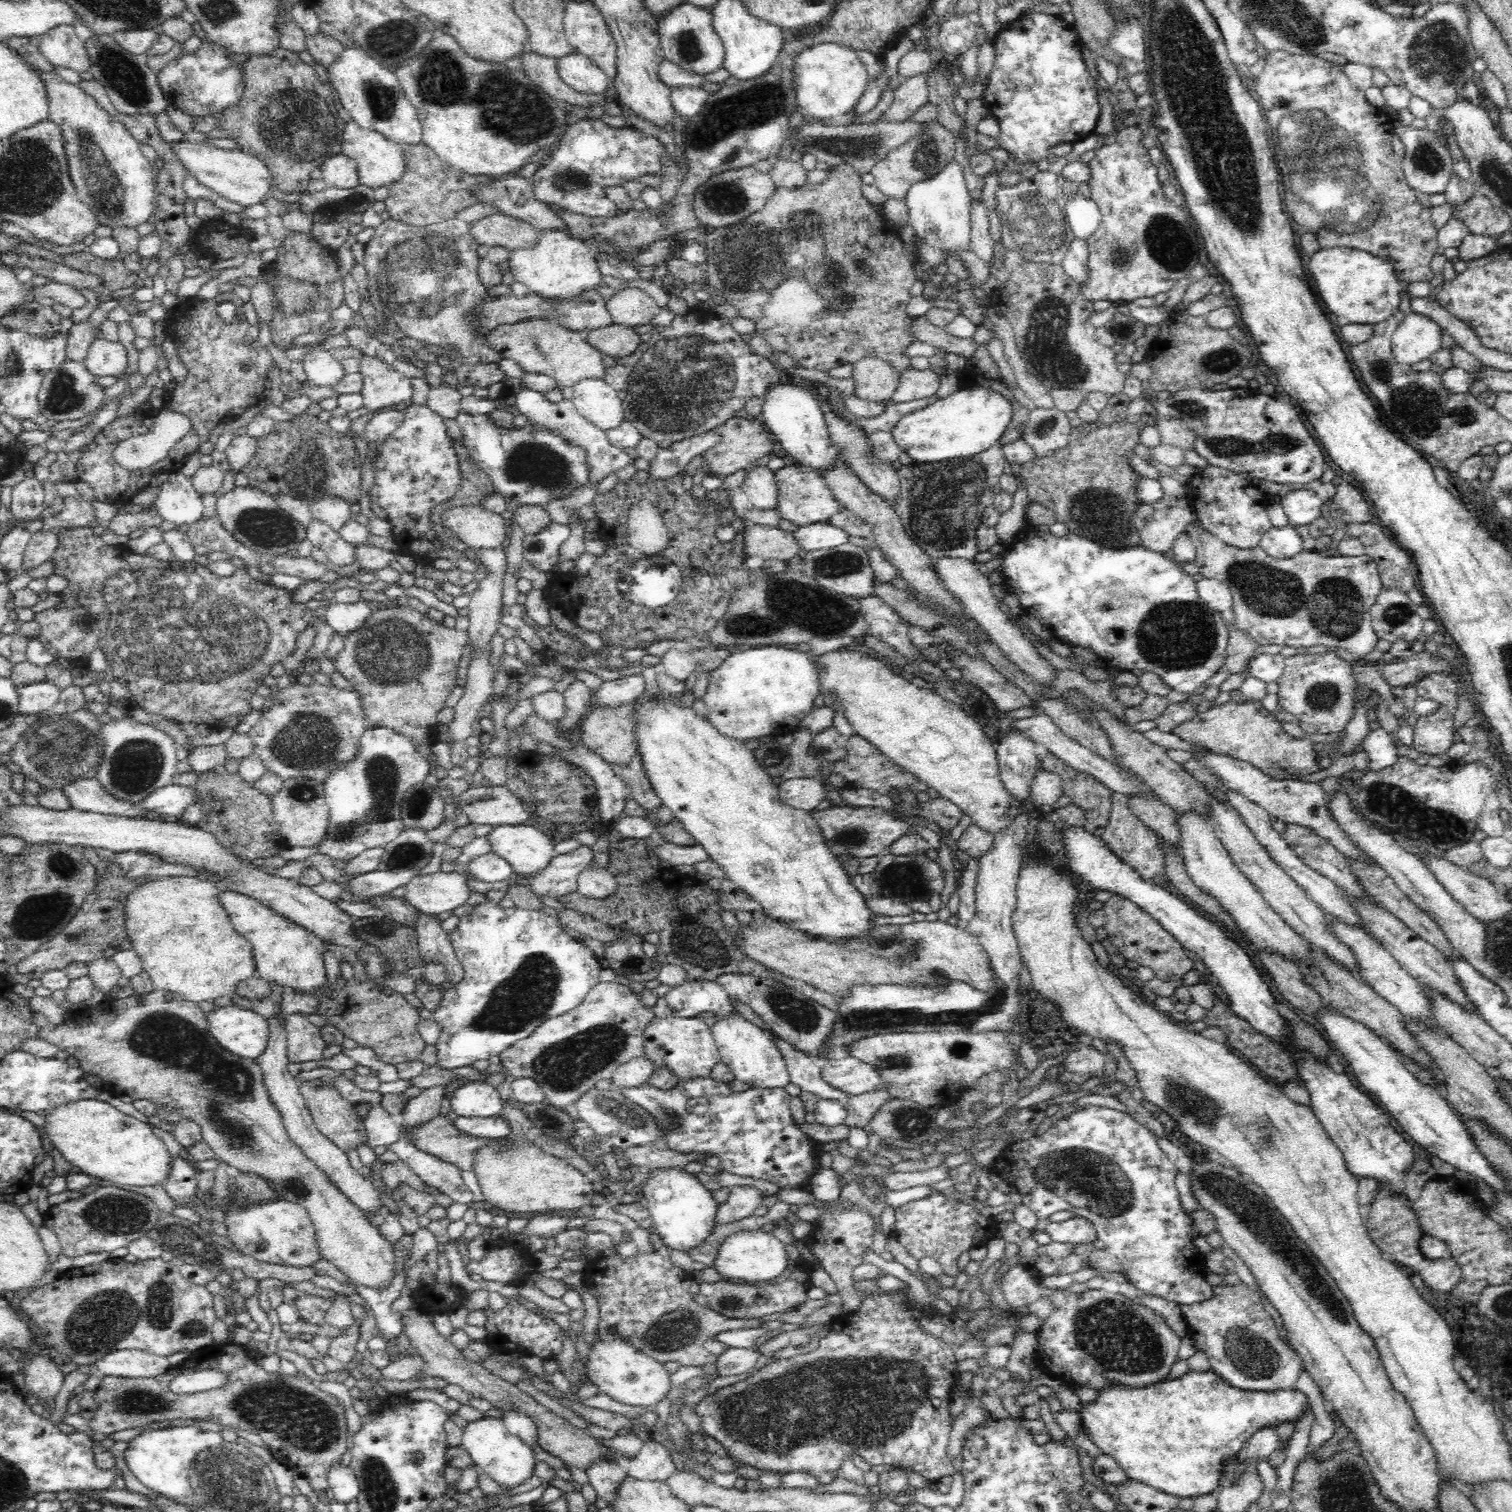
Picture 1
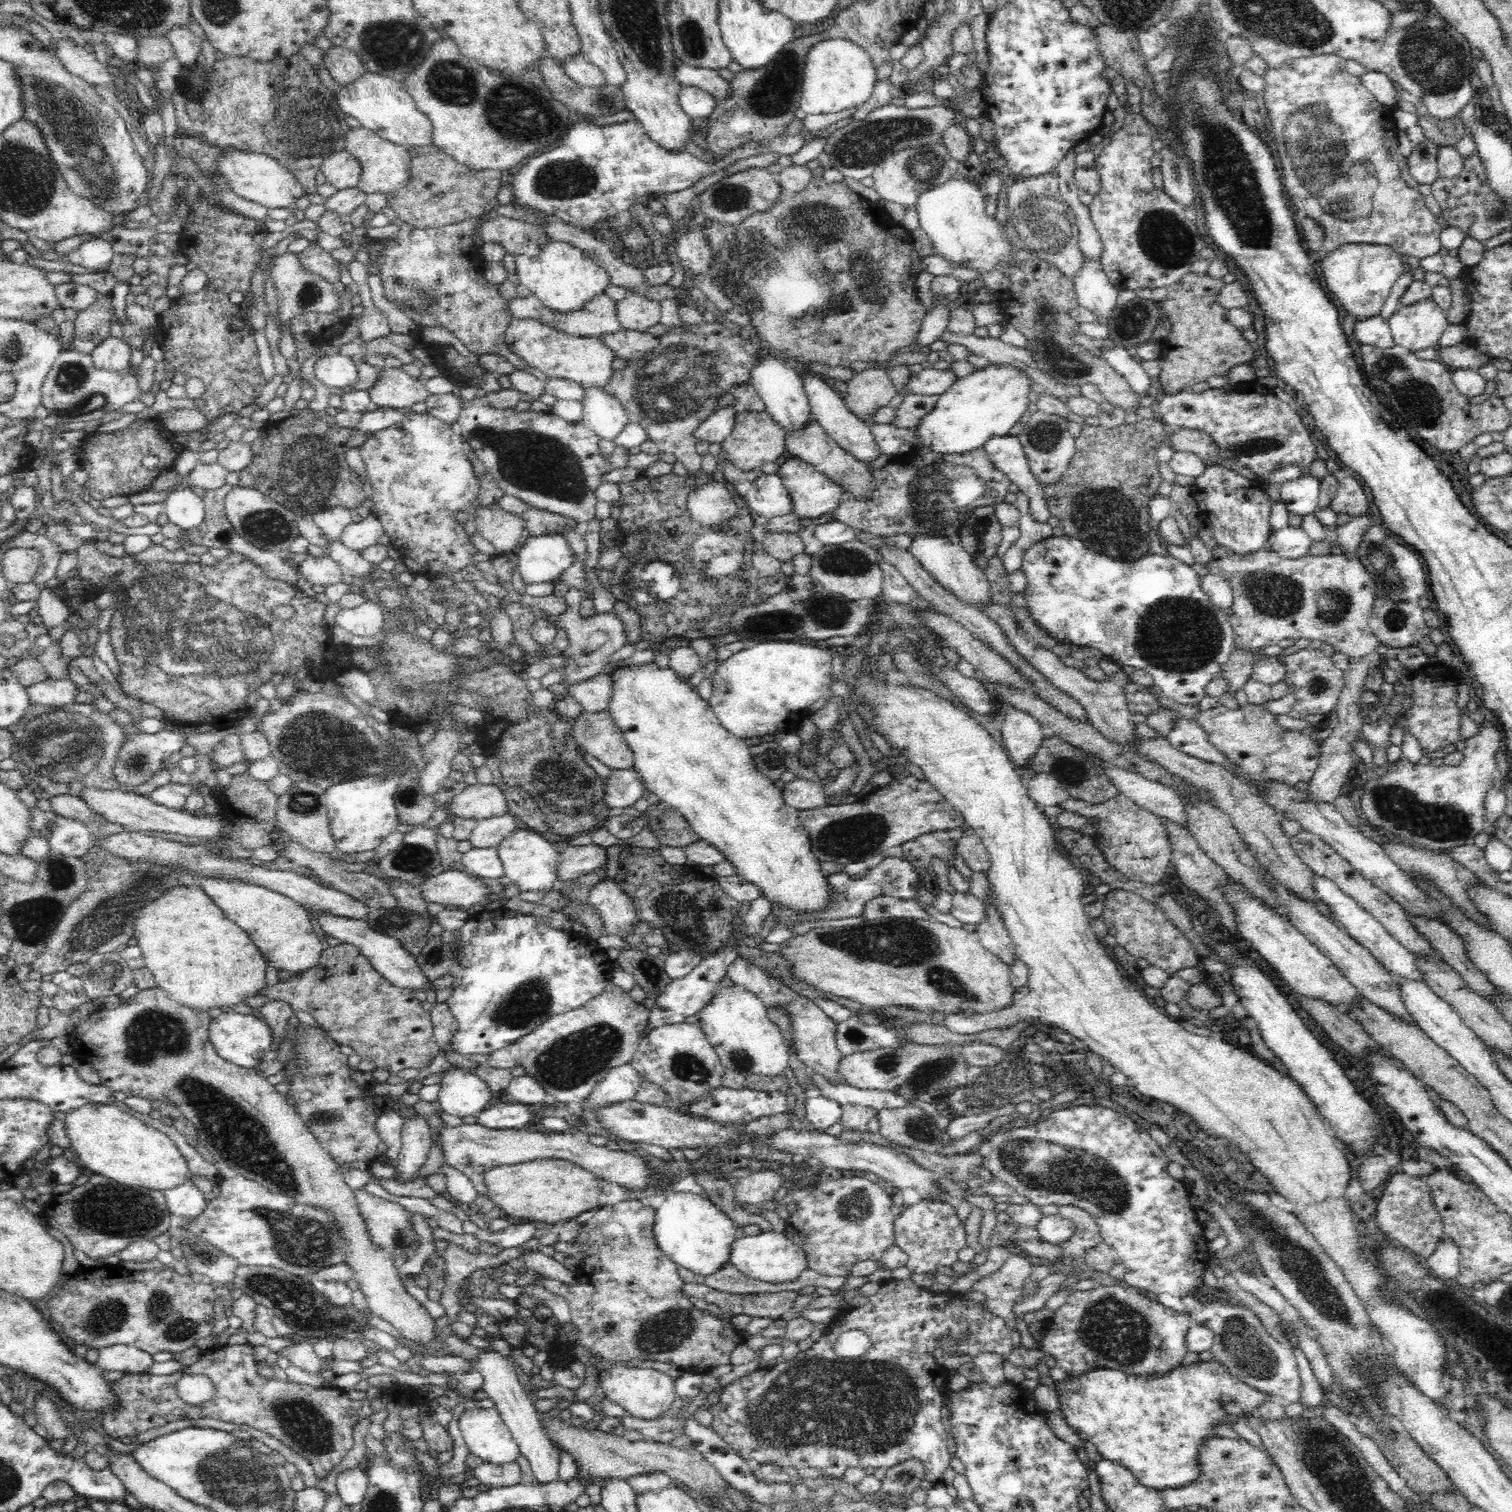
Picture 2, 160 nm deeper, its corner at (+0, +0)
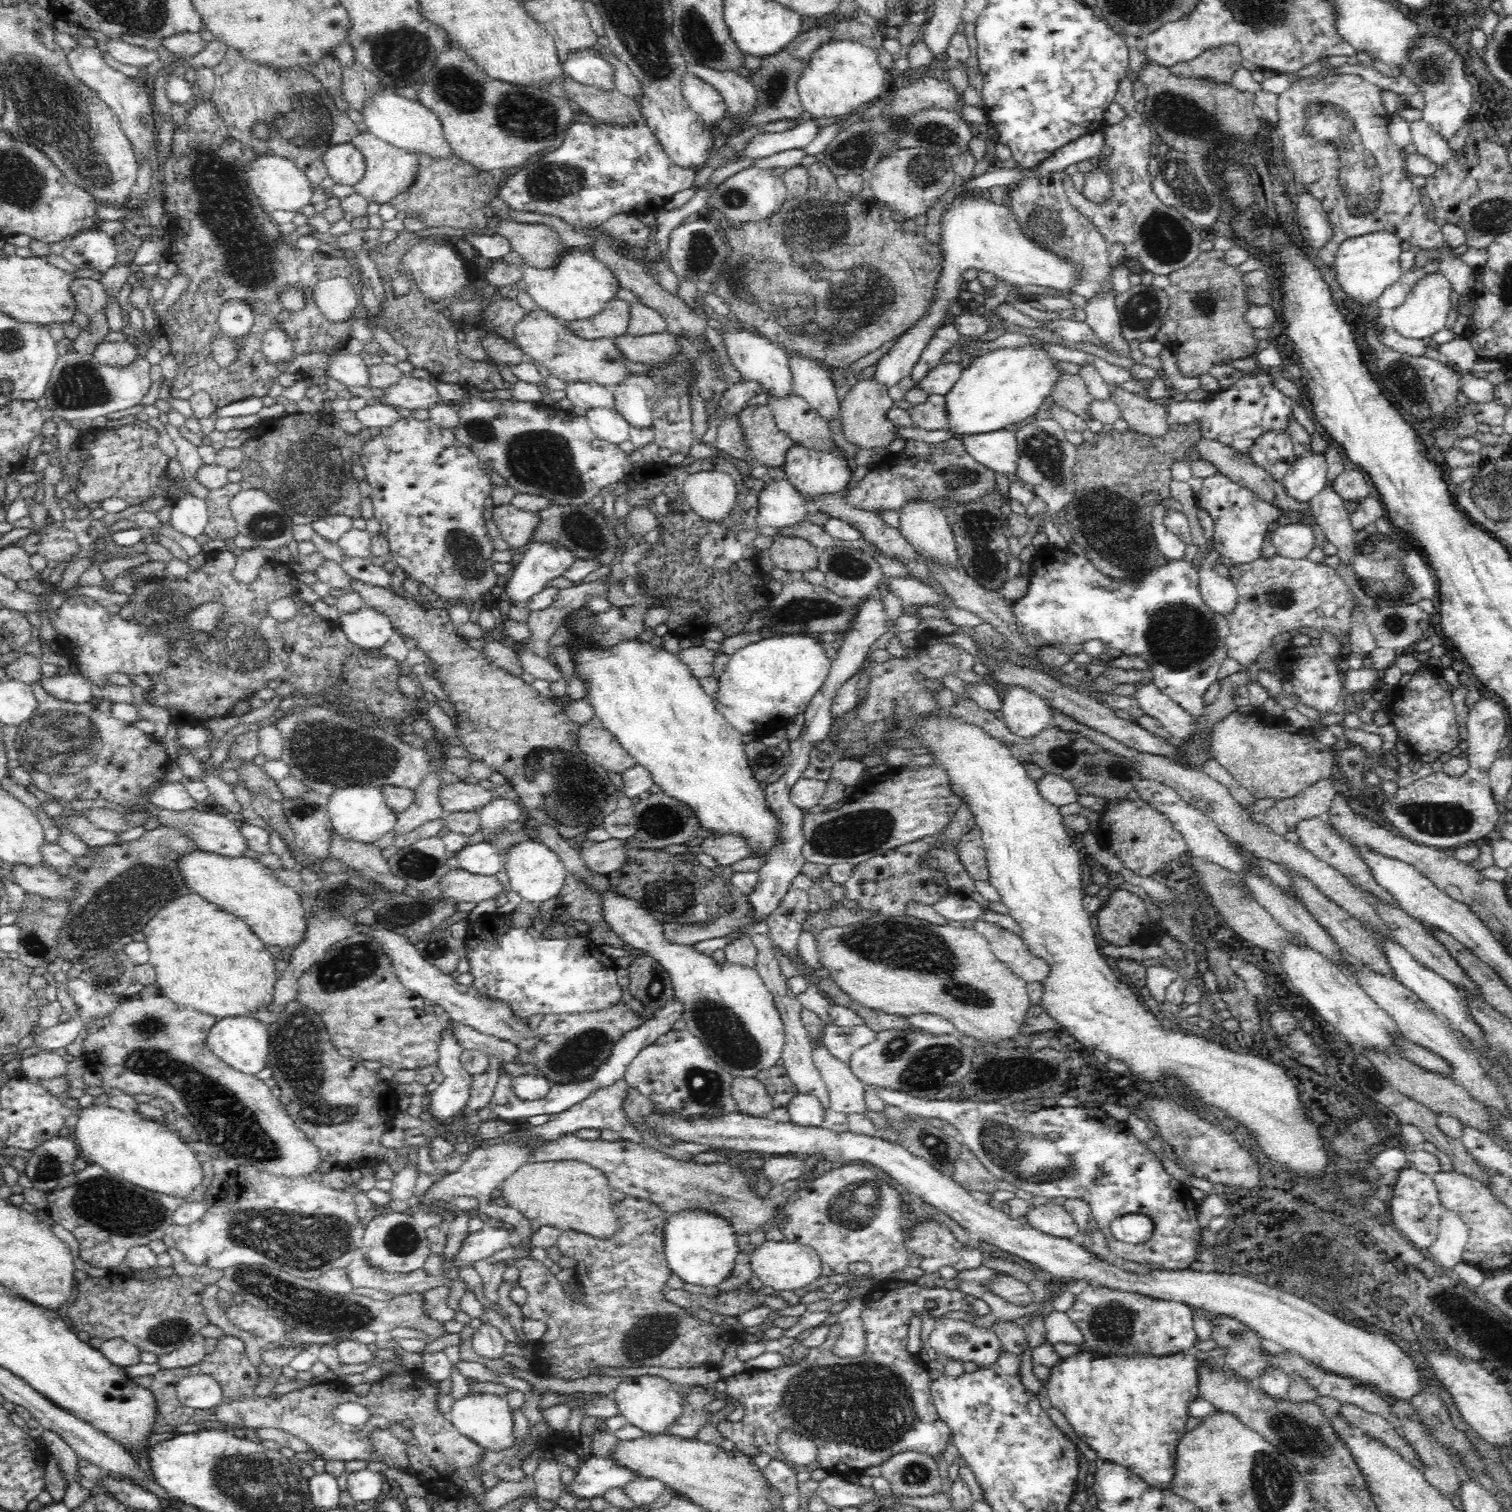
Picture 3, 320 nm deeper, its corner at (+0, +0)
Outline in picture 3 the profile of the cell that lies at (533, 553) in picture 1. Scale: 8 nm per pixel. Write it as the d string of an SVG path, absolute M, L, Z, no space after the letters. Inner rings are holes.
M531 541L529 548L524 552L522 558L515 563L512 569L512 575L508 577L508 581L502 586L506 591L512 605L527 606L530 598L534 594L538 594L544 590L550 580L563 576L563 572L574 562L574 553L570 552L564 546L552 544L551 542Z

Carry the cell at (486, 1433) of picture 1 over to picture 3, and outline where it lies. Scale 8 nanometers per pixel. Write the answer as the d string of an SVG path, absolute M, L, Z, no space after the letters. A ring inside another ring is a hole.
M472 1394L456 1400L452 1404L451 1414L448 1420L470 1440L478 1443L482 1450L499 1451L511 1447L514 1442L513 1410L509 1408L505 1397L494 1396L494 1394Z

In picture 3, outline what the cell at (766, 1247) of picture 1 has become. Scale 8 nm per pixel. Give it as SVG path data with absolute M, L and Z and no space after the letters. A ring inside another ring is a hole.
M764 1241L750 1256L750 1268L753 1274L765 1286L772 1286L774 1290L798 1291L799 1288L810 1286L820 1278L822 1259L816 1250L809 1246L790 1241Z

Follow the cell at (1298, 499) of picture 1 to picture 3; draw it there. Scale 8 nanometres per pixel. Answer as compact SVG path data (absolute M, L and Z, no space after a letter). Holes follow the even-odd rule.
M1307 450L1281 480L1286 493L1296 501L1309 500L1326 486L1327 461L1324 455Z

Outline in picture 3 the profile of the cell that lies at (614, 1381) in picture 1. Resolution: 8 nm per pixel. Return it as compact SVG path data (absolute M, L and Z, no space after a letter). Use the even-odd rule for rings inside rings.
M656 1375L628 1377L616 1388L616 1405L620 1415L624 1415L627 1424L640 1427L648 1434L666 1434L666 1430L685 1414L683 1398L675 1385Z

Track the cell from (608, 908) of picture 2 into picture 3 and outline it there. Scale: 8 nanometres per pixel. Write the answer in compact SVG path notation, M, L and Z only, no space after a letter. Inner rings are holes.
M612 890L600 895L600 908L603 910L603 921L625 942L626 947L644 950L648 956L661 963L670 975L674 997L684 1005L680 1020L686 1024L686 1030L701 1040L710 1058L720 1065L720 1068L732 1073L734 1077L755 1077L759 1070L770 1068L781 1058L785 1041L785 1028L782 1017L776 1009L773 995L765 986L764 980L757 969L750 969L744 965L730 964L728 959L724 963L717 963L711 955L704 955L696 951L692 945L676 944L665 934L663 924L636 900L626 898Z

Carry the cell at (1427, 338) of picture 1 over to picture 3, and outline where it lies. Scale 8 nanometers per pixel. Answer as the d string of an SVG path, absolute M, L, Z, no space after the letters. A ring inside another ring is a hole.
M1440 270L1426 273L1417 280L1406 300L1398 308L1393 309L1392 327L1398 331L1398 334L1410 339L1428 338L1440 332L1445 328L1452 307L1450 294L1452 294L1452 283L1440 273Z

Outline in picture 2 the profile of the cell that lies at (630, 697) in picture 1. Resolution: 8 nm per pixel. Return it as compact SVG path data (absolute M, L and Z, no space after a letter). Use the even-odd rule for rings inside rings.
M600 673L573 685L564 676L561 683L565 684L565 692L573 696L584 711L593 713L607 710L613 689L613 680L609 674Z

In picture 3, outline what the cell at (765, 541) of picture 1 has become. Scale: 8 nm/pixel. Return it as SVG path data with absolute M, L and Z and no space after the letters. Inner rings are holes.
M775 535L769 551L775 568L804 573L818 566L819 548L804 538Z

